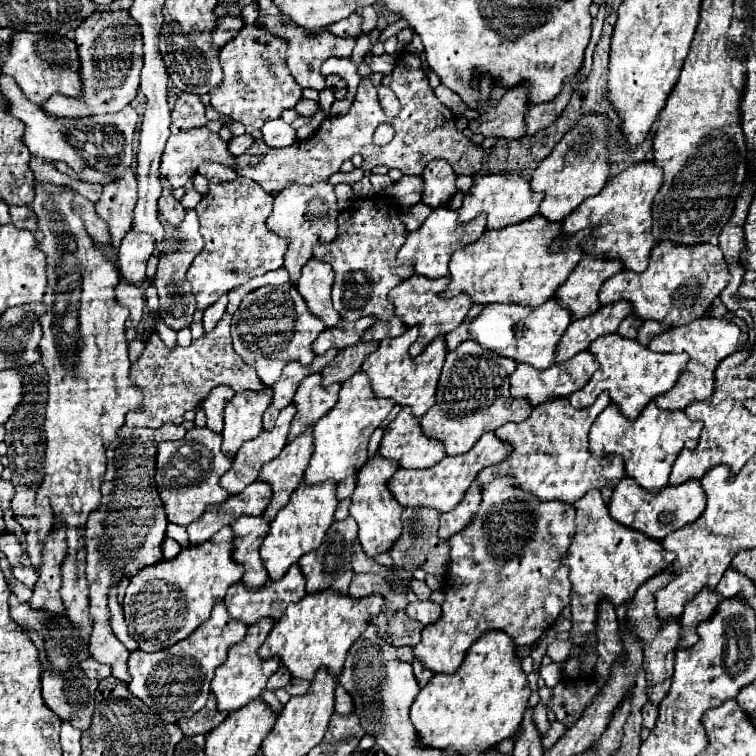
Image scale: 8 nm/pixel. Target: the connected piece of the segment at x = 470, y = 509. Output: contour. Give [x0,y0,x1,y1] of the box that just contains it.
[439,483,481,541]

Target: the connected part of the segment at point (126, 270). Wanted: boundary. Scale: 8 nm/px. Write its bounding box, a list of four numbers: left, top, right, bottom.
[119,231,155,283]

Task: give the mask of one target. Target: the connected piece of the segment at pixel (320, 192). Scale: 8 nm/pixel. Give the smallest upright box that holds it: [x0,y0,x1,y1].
[267,181,337,283]

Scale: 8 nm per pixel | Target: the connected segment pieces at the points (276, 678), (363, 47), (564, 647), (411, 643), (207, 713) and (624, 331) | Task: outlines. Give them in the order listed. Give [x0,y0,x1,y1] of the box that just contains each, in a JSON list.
[[267,667,291,691],[351,35,369,65],[547,641,573,663],[387,611,423,647],[179,693,225,737],[617,315,643,339]]

